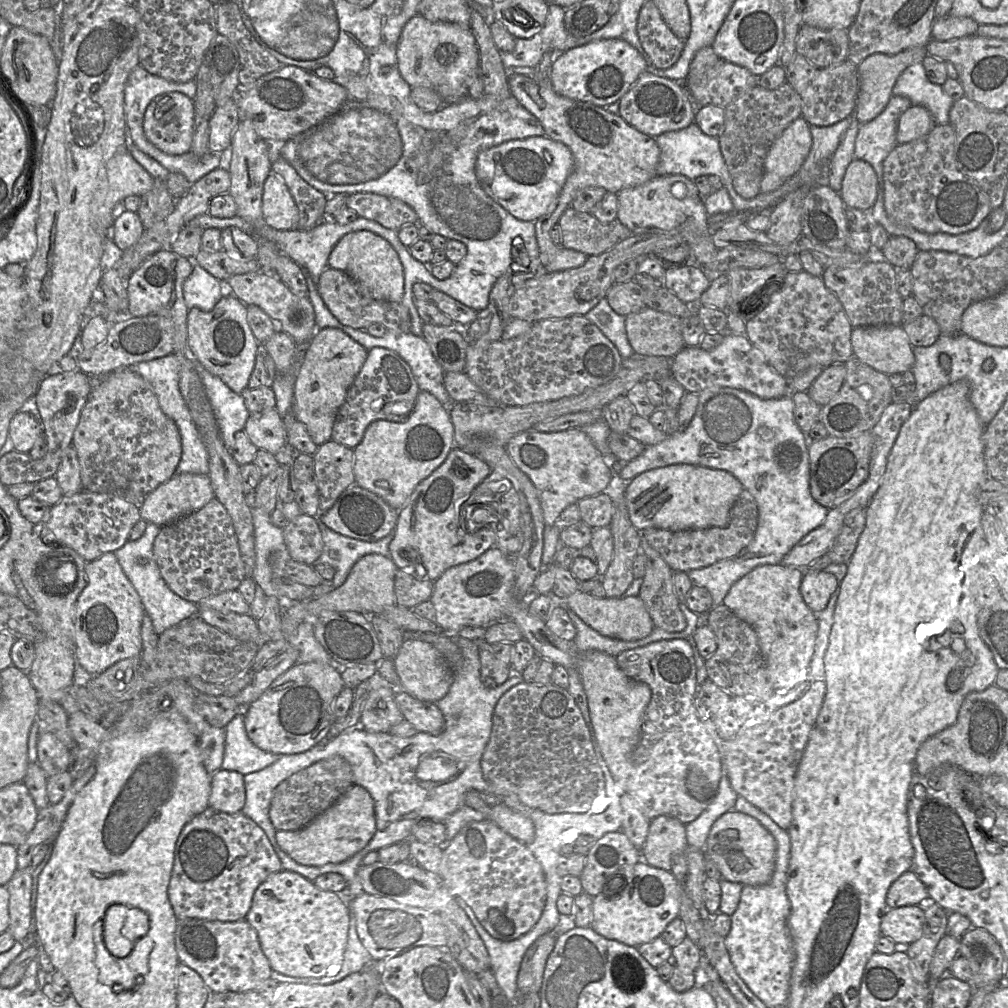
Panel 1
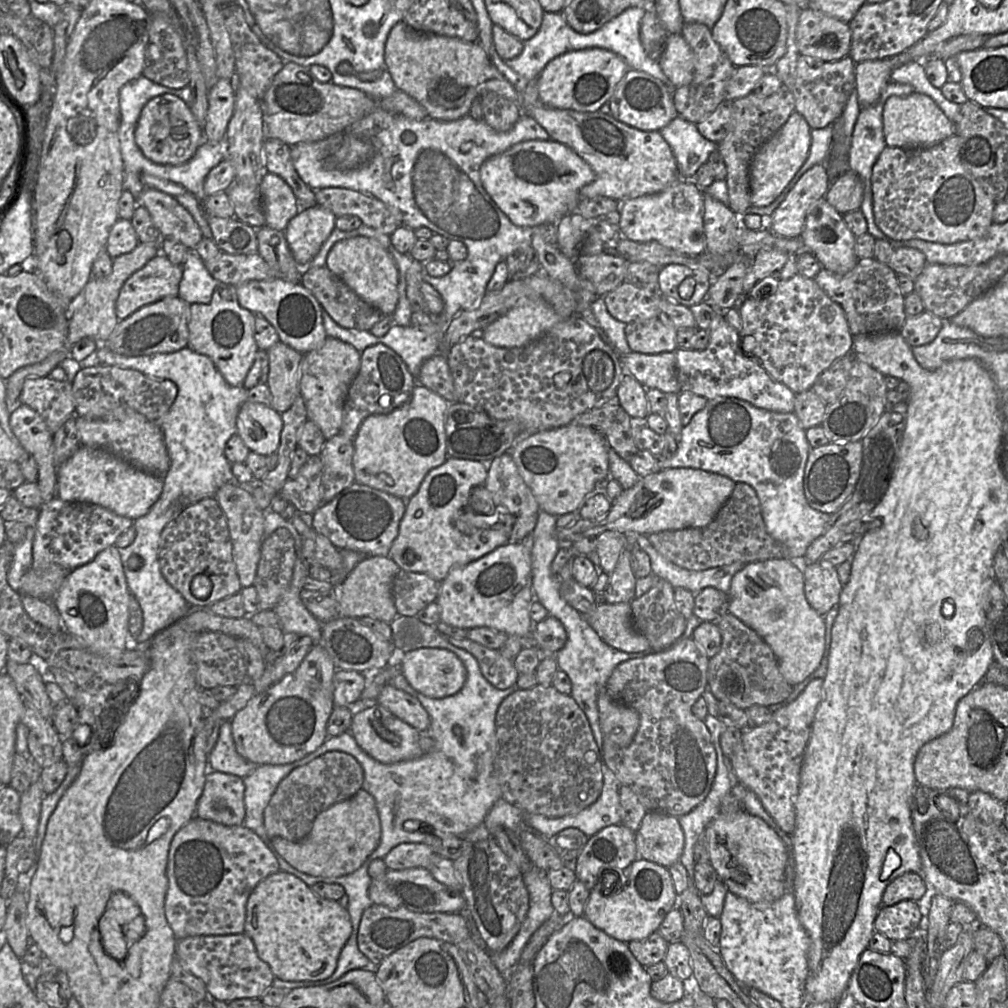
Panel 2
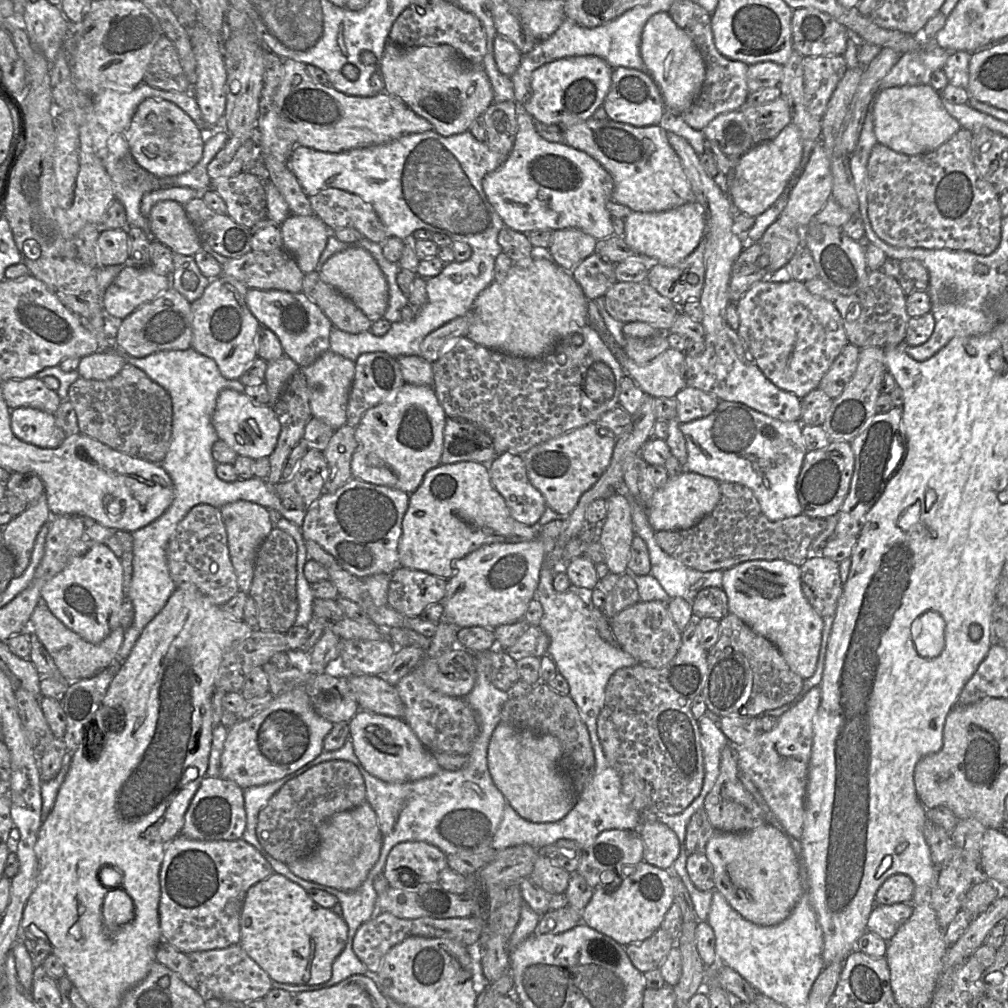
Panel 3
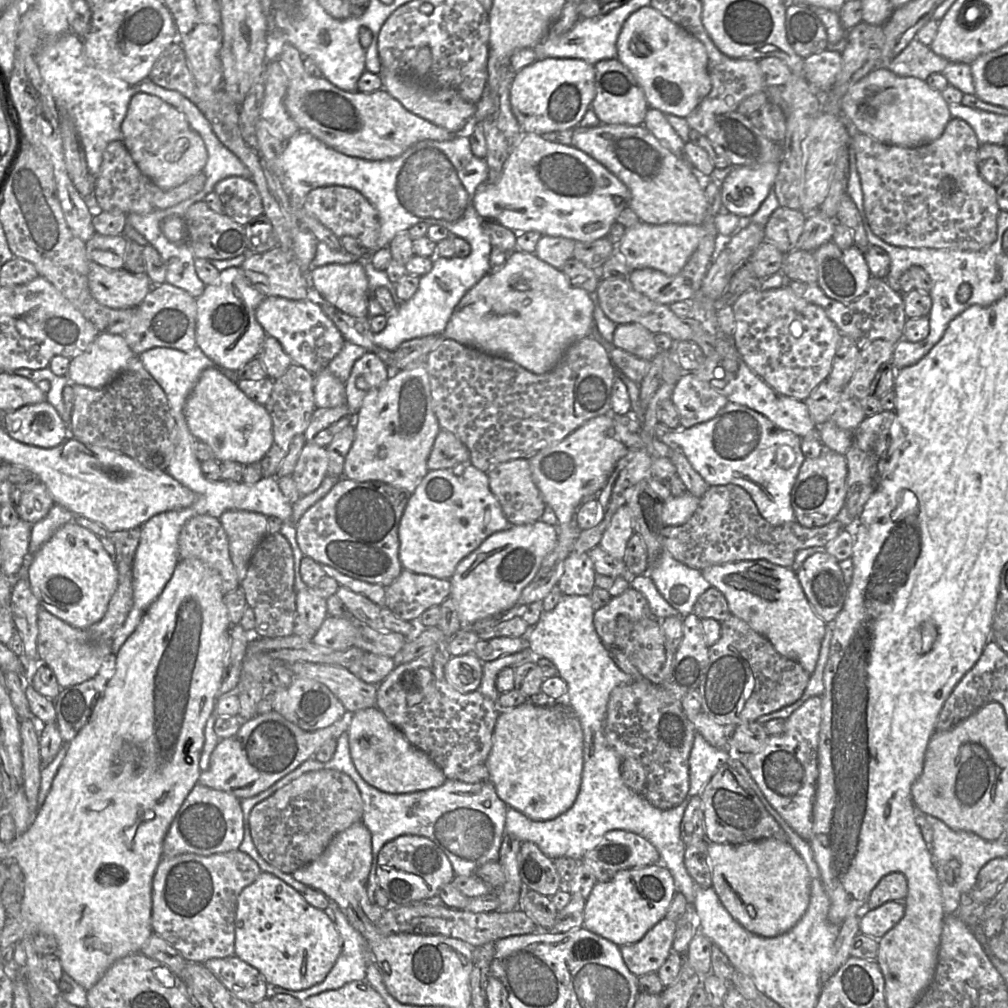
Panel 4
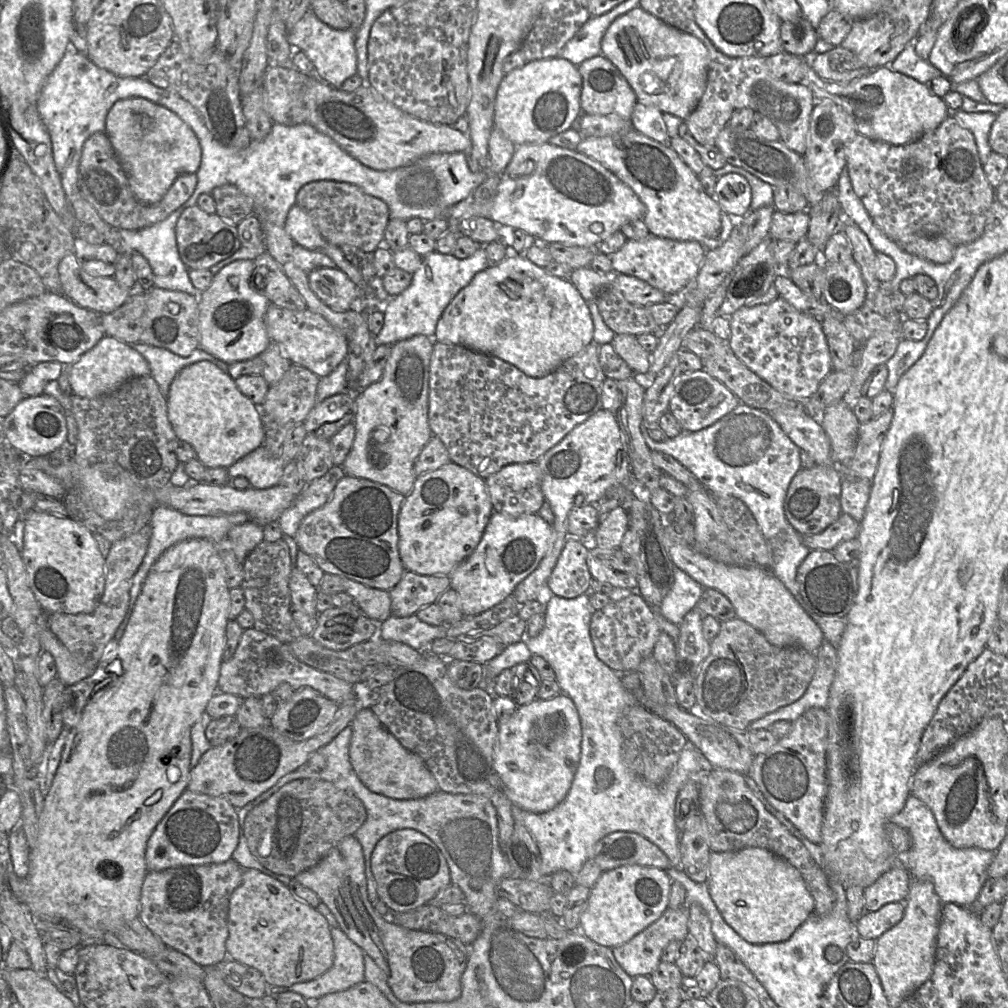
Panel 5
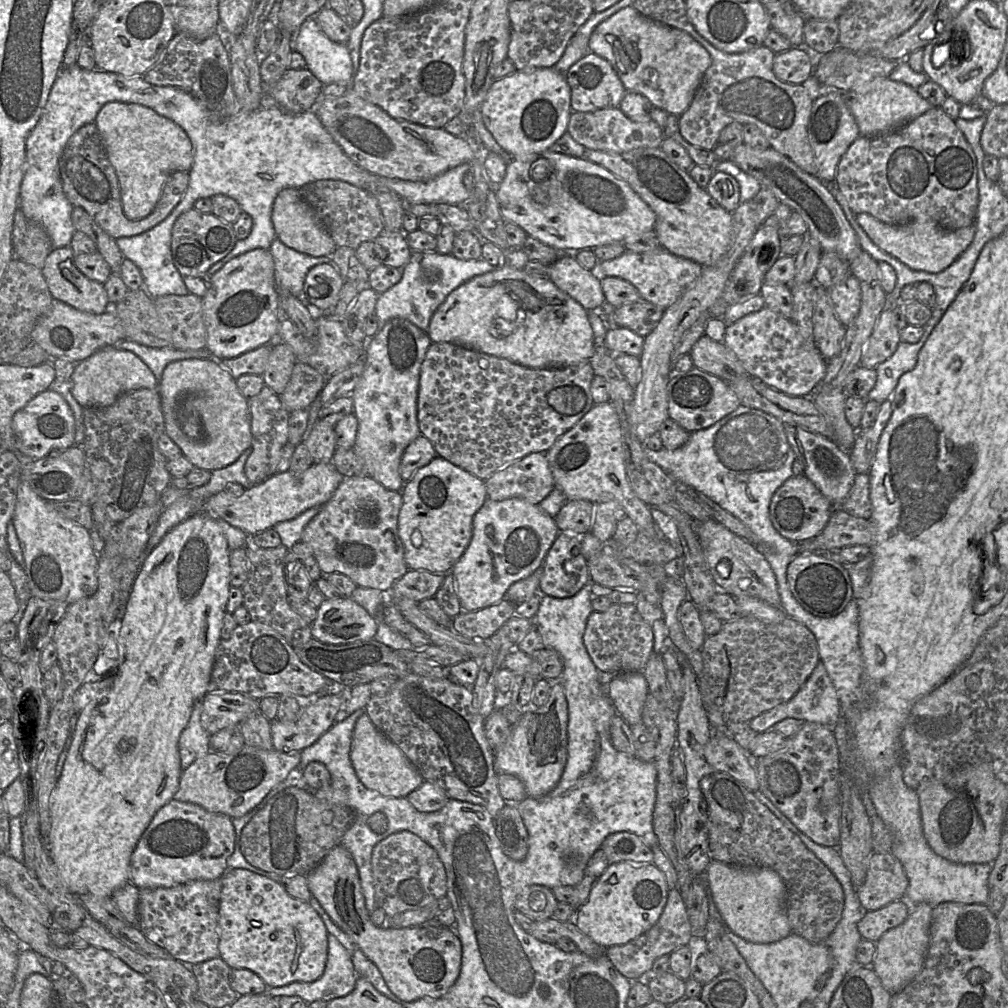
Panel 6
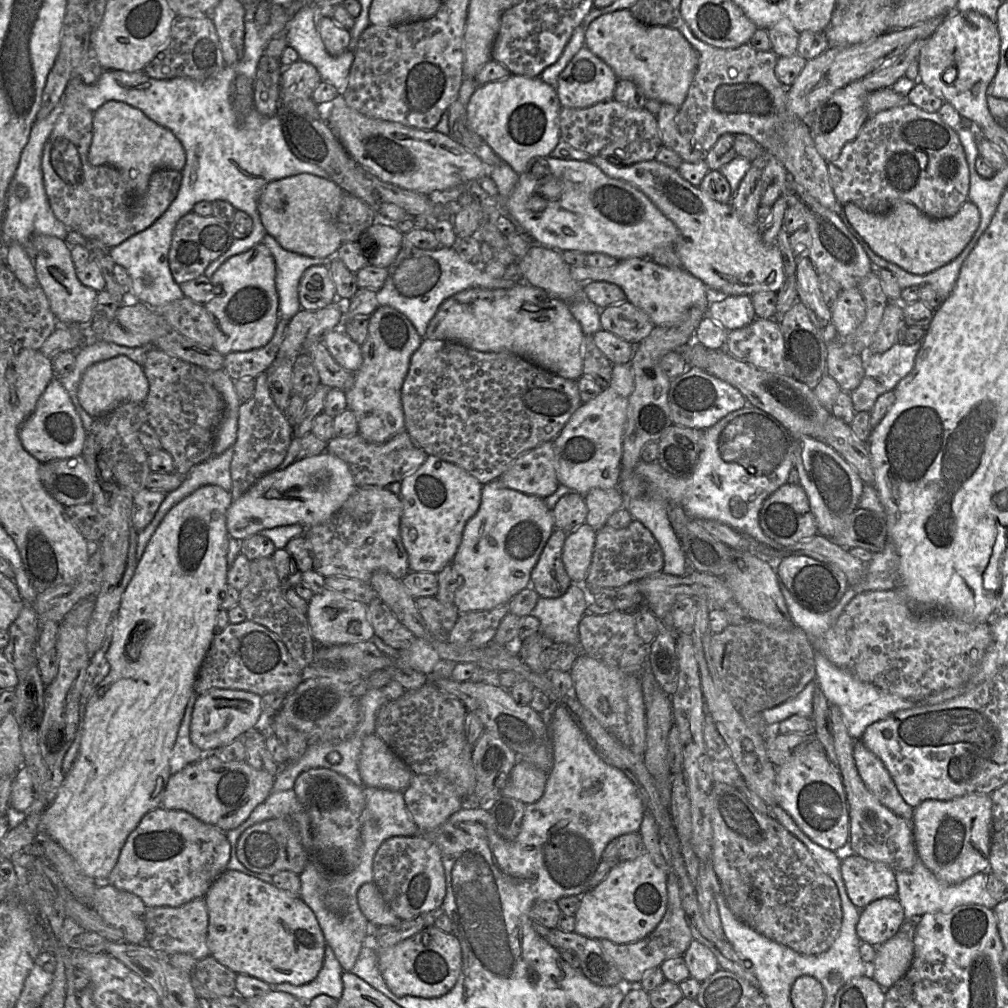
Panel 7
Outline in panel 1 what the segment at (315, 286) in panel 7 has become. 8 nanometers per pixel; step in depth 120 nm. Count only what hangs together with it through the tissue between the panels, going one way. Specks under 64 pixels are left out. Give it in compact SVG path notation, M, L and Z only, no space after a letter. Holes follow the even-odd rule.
M361 230L343 236L334 246L328 259L328 266L346 272L364 297L402 302L404 269L399 255L386 239L371 231Z

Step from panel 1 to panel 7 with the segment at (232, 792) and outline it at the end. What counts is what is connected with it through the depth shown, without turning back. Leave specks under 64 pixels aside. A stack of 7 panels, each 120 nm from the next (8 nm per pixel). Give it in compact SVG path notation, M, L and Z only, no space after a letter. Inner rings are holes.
M159 806L145 814L129 834L107 882L119 890L137 895L147 908L179 907L195 898L204 897L218 876L227 870L230 853L226 832L219 827L206 824L186 811Z

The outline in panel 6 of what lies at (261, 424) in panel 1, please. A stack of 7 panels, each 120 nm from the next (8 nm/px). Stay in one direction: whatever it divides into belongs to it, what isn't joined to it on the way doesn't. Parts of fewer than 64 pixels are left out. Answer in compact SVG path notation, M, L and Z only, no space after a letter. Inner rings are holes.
M184 359L169 363L158 382L157 390L161 396L161 407L164 416L165 433L181 449L182 455L194 467L209 471L224 468L234 463L248 448L251 448L251 417L248 400L239 391L236 379L219 363L210 359ZM185 396L192 396L192 406L198 414L194 428L201 432L198 439L188 437L182 430L182 416L179 414L179 402Z

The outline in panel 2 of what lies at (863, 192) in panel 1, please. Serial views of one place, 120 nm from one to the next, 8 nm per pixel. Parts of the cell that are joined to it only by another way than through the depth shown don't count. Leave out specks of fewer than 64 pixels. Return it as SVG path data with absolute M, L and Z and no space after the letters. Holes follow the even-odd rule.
M848 169L832 180L825 200L844 215L859 210L863 200L863 190L863 183L859 176Z

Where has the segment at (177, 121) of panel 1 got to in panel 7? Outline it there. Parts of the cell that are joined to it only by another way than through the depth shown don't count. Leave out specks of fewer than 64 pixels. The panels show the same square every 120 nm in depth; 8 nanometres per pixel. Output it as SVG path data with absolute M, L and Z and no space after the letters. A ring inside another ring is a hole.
M108 101L93 117L93 139L88 153L93 166L110 165L117 168L128 191L140 197L148 189L152 173L157 169L182 171L186 163L185 149L171 130L149 119L141 110L121 101Z

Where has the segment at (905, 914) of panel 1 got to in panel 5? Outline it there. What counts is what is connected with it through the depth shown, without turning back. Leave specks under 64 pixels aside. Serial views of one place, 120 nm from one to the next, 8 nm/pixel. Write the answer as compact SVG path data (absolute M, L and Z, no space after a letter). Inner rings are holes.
M903 902L887 903L877 911L865 912L856 923L856 932L862 938L877 940L897 925L905 914Z

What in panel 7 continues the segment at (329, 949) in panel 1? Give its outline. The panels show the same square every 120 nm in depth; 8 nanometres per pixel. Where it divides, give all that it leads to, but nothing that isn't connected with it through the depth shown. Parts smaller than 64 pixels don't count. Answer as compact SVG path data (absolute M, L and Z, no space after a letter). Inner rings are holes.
M225 870L204 895L209 926L207 945L210 956L236 974L247 974L269 985L289 983L295 986L308 984L320 972L326 942L313 911L299 895L290 895L272 883L236 870Z

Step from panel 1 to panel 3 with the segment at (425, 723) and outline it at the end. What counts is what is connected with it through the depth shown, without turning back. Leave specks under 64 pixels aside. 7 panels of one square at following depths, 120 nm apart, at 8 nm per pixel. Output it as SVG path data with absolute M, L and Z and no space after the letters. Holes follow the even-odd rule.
M349 675L346 679L359 709L403 719L404 704L395 686L379 676Z

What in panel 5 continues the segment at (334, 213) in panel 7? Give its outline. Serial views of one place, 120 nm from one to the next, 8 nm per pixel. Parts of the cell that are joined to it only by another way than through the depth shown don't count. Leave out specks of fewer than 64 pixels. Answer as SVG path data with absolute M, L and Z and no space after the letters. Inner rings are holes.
M297 204L289 210L284 228L294 243L309 250L322 250L328 244L311 217Z

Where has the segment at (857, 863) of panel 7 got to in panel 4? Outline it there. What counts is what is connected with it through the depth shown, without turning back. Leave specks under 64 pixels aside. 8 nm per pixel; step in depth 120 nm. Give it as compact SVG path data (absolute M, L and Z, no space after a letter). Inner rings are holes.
M899 872L884 876L872 890L866 909L873 910L887 902L905 901L908 894L906 877Z

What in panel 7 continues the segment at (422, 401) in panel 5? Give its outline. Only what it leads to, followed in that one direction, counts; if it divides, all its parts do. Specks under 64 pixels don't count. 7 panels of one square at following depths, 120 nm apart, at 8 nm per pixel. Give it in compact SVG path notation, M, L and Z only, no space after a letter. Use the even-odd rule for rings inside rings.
M378 306L371 314L367 338L361 345L362 364L354 374L353 387L346 393L348 408L353 411L358 423L358 434L367 442L384 443L405 431L401 389L409 369L411 356L421 345L422 339L409 319L390 306Z

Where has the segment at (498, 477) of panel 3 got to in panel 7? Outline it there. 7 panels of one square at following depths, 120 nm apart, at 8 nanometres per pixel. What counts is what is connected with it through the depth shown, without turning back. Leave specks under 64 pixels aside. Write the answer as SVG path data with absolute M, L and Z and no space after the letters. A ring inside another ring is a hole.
M554 440L521 453L498 478L508 488L546 499L559 487Z

